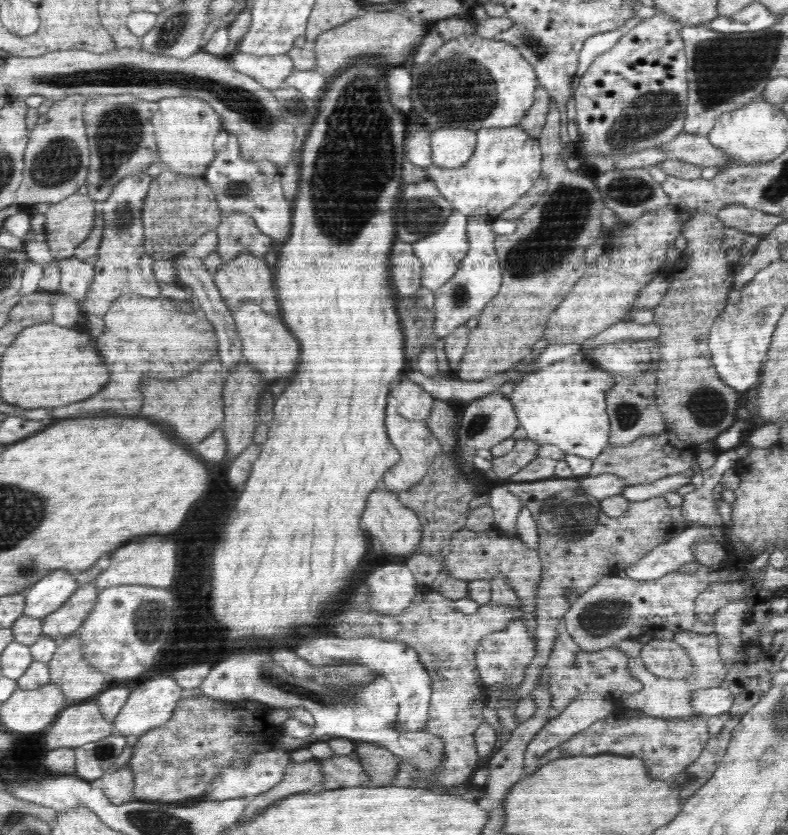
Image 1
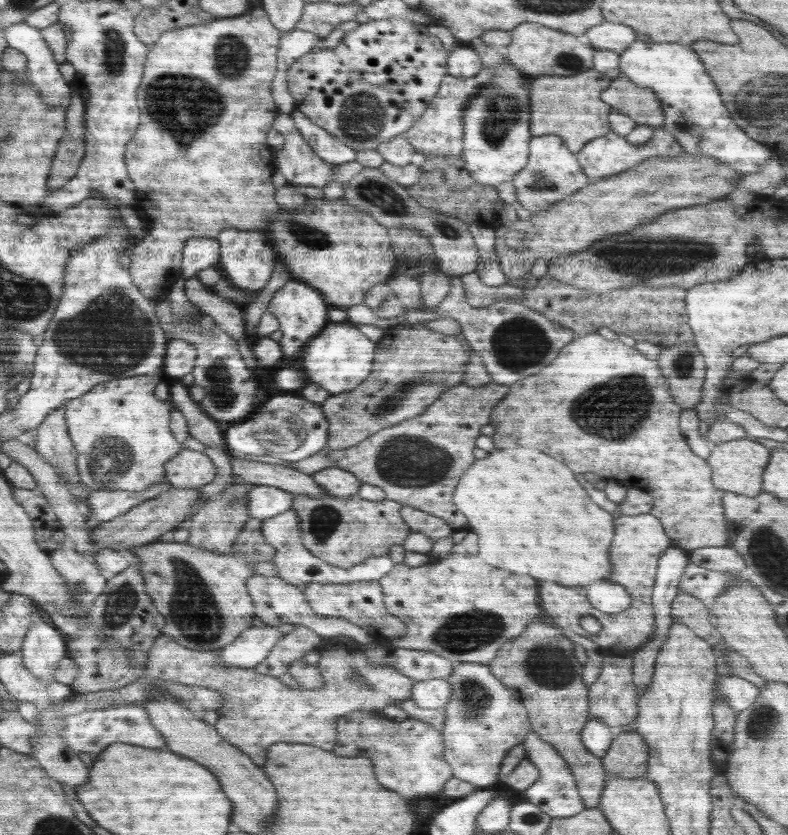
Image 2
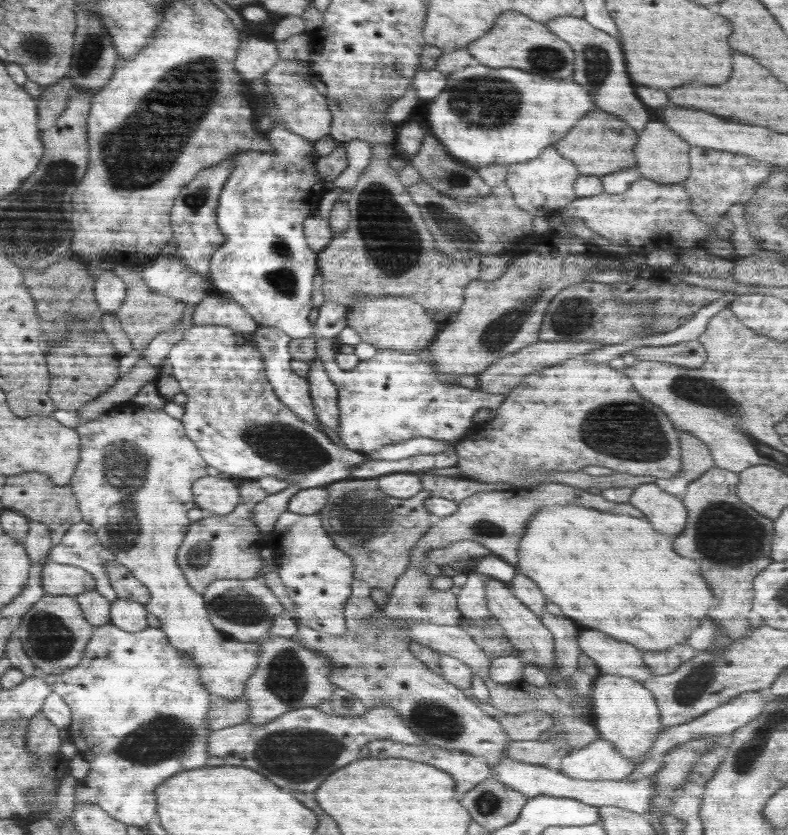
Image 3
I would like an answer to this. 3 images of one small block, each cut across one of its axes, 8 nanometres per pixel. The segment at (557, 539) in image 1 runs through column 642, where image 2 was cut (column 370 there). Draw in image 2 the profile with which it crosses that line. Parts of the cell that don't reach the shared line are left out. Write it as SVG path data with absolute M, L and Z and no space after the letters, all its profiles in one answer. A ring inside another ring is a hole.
M293 495L291 504L299 518L303 546L338 568L350 568L367 558L388 555L390 546L402 548L411 530L402 520L401 506L395 500L371 501L356 495L320 498Z

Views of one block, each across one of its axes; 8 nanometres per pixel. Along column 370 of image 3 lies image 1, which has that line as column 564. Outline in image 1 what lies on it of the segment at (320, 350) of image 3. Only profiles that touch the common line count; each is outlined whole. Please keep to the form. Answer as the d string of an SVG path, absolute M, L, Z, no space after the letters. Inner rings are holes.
M580 352L528 373L517 382L510 400L528 439L558 446L567 455L595 459L609 444L605 390L612 385L612 373L596 367L589 356Z

